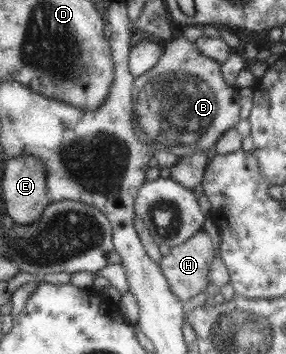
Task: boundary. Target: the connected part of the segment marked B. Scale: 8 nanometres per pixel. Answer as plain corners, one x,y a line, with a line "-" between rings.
178,36
163,42
163,52
152,69
134,78
134,135
140,143
167,148
175,157
215,146
222,132
240,120
236,86
224,83
221,64
202,55
196,44

